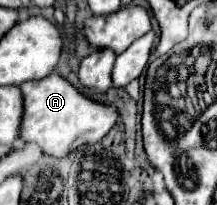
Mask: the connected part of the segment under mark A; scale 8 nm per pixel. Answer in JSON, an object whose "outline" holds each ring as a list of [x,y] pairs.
{"outline":[[[55,73],[41,81],[23,83],[21,93],[23,119],[19,139],[25,143],[37,143],[43,153],[53,157],[65,157],[81,145],[101,141],[117,121],[117,109],[113,105],[101,105],[83,97],[69,81]]]}

